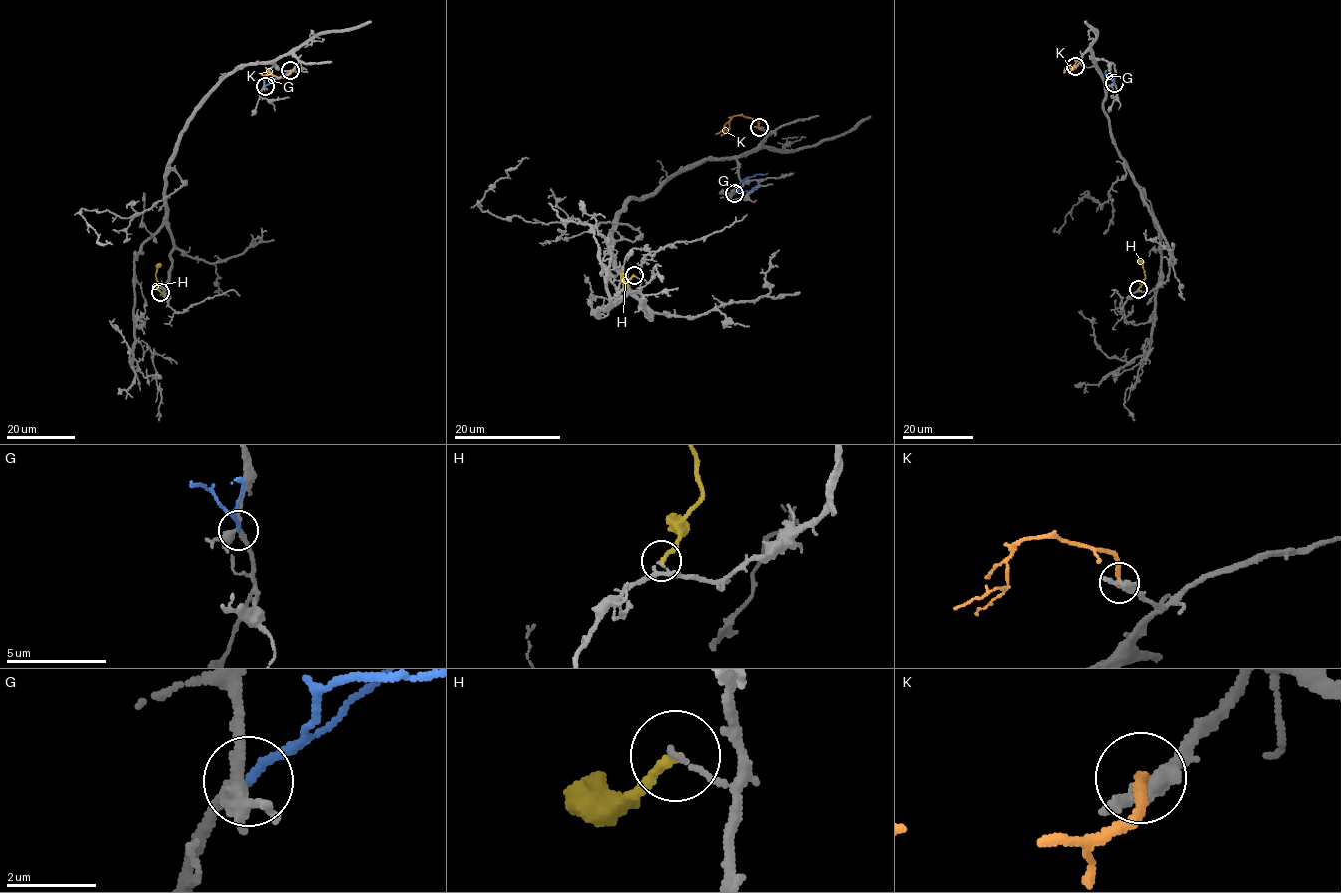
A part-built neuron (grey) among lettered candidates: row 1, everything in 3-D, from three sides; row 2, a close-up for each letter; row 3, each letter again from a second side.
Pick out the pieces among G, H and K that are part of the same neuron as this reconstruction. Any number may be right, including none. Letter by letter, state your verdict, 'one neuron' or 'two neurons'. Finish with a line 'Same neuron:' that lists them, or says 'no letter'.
G: two neurons
H: two neurons
K: two neurons
Same neuron: no letter

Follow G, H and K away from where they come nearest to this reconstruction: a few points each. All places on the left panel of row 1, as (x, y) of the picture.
G: (265, 86), (272, 79), (291, 73)
H: (161, 291), (157, 288), (158, 263)
K: (290, 70), (277, 77), (271, 73), (261, 74)

